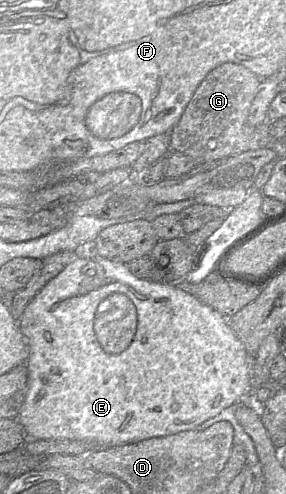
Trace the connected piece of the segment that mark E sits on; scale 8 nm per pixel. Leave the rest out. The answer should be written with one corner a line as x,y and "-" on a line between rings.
98,255
93,258
76,258
42,287
25,307
18,324
29,346
29,357
26,361
28,391
16,419
23,427
27,439
81,440
97,448
131,444
149,438
194,430
204,421
251,393
250,356
231,329
228,319
176,285
154,283
135,277
126,265

